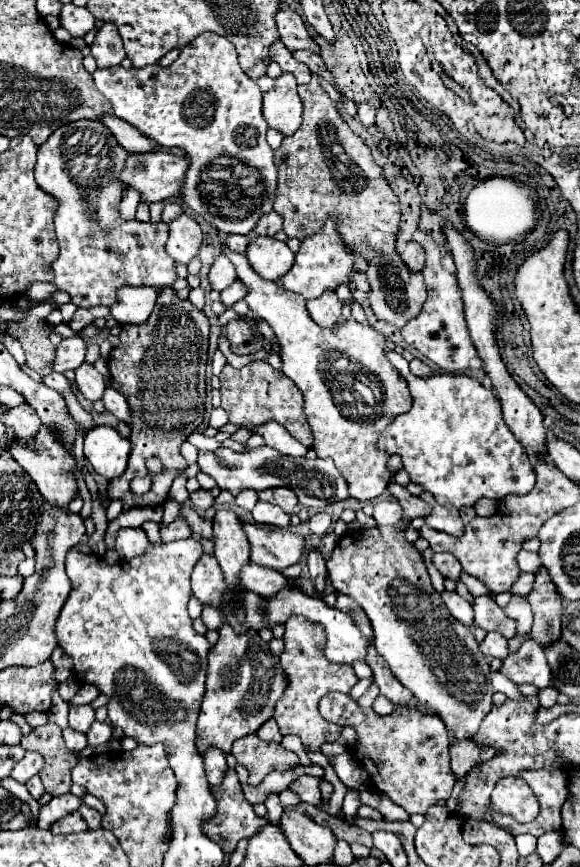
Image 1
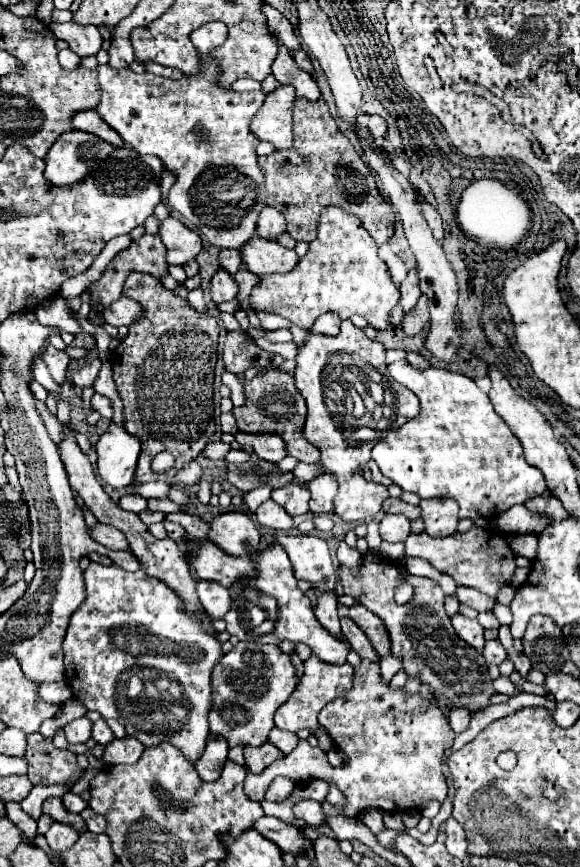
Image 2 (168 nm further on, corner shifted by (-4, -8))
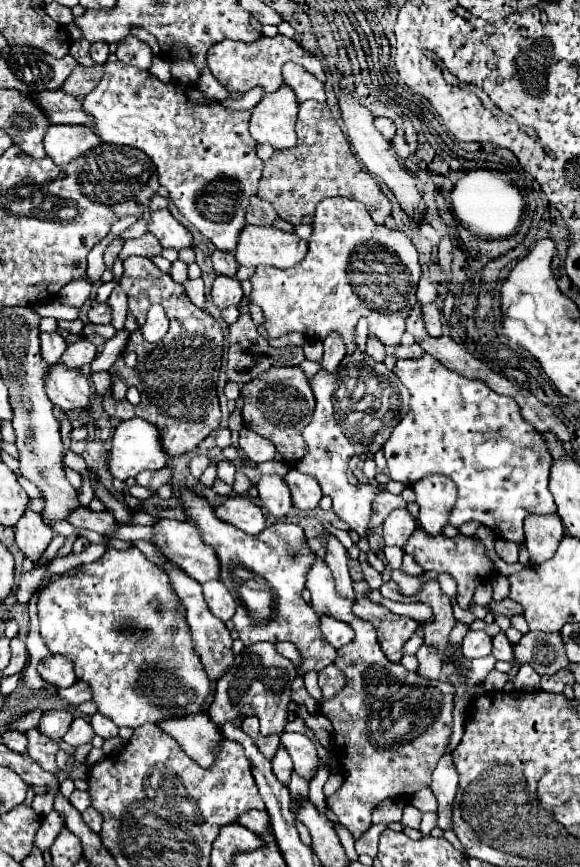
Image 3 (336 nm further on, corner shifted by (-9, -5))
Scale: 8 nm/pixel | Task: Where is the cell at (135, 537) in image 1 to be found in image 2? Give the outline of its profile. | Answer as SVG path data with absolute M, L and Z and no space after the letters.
M99 524L97 528L93 528L93 530L89 530L89 532L91 532L91 536L93 536L99 544L107 546L109 550L125 550L125 552L131 552L127 538L125 538L119 530L115 530L113 526Z

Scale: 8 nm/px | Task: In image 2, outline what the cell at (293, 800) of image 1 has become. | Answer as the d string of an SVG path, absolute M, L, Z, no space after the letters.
M297 800L293 804L293 814L295 814L295 818L305 820L307 824L321 824L323 822L321 804L315 800Z

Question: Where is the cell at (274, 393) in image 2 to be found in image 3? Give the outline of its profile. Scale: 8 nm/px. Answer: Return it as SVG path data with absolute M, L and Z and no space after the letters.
M274 367L260 373L254 381L242 387L242 399L244 399L242 417L244 417L244 425L250 431L272 441L276 451L290 465L294 465L306 455L302 429L312 421L314 395L312 395L308 377L300 367Z

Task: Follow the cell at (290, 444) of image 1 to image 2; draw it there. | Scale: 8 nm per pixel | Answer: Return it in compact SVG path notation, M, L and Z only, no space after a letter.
M237 432L235 440L241 446L251 446L253 452L269 462L281 462L287 456L285 440L279 434L247 434L247 432Z

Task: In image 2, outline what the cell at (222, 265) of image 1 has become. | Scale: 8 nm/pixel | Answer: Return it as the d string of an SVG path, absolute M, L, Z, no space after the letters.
M217 270L215 276L211 278L211 298L215 304L225 302L225 300L233 300L237 296L237 284L233 280L233 276L227 270Z

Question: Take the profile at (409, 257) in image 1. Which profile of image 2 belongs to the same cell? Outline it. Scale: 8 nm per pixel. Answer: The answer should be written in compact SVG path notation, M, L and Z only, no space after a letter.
M409 270L407 278L403 280L403 284L399 286L399 292L401 292L401 306L403 306L403 312L411 310L419 296L421 296L421 290L419 290L419 284L417 284L417 270Z

